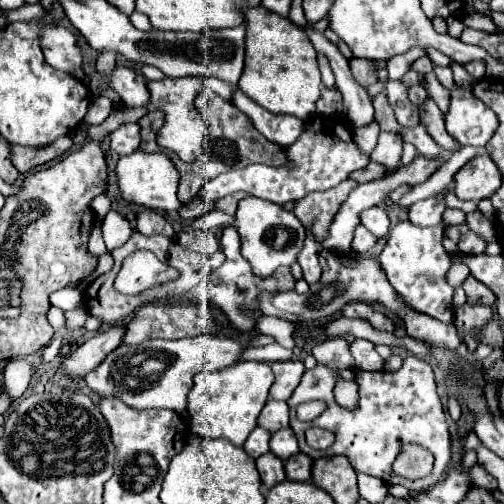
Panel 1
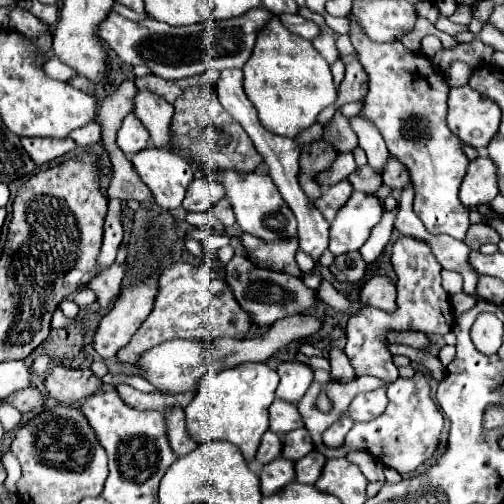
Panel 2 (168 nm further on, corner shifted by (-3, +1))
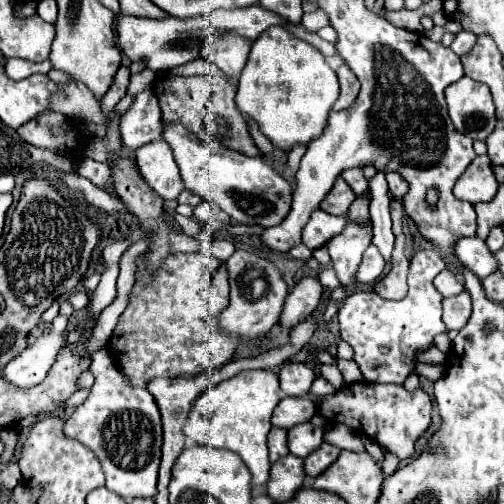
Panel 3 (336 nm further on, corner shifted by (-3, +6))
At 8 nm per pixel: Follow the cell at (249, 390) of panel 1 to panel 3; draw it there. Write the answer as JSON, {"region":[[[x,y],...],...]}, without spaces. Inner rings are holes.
{"region":[[[246,370],[236,374],[230,380],[224,380],[216,386],[202,390],[190,410],[190,416],[184,424],[184,434],[196,444],[204,444],[210,448],[226,448],[246,462],[252,474],[252,486],[262,486],[268,480],[268,448],[266,436],[272,428],[270,418],[272,410],[280,402],[282,396],[278,386],[278,376],[270,370]]]}

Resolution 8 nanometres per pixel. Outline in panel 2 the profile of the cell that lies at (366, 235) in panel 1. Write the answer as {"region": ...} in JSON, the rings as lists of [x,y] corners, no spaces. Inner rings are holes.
{"region":[[[384,211],[382,221],[372,229],[368,241],[360,247],[360,255],[362,255],[364,263],[366,263],[366,267],[372,267],[378,261],[378,257],[382,255],[386,243],[390,241],[390,233],[394,229],[394,225],[392,225],[394,215],[396,215],[396,211]]]}

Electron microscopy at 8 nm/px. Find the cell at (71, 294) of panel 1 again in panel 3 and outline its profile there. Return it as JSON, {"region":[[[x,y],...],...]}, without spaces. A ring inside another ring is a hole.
{"region":[[[56,316],[52,322],[52,330],[38,338],[36,344],[28,346],[22,354],[18,354],[12,362],[8,362],[2,370],[6,382],[12,382],[18,388],[32,388],[40,384],[52,366],[58,350],[62,348],[62,332],[66,328],[68,318]]]}

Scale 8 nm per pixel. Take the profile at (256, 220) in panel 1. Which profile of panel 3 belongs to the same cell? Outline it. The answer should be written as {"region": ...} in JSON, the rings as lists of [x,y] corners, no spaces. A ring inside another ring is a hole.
{"region":[[[170,122],[162,128],[162,140],[174,152],[176,164],[182,170],[186,190],[220,206],[232,222],[250,222],[262,228],[276,226],[288,216],[292,204],[292,186],[264,158],[250,158],[224,148],[216,140],[200,140],[180,122]]]}

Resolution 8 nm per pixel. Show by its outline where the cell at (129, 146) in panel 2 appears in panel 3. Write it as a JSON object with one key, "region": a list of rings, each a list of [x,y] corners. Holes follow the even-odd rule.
{"region":[[[152,88],[134,96],[132,106],[120,118],[122,146],[136,150],[148,142],[160,140],[162,114]]]}

